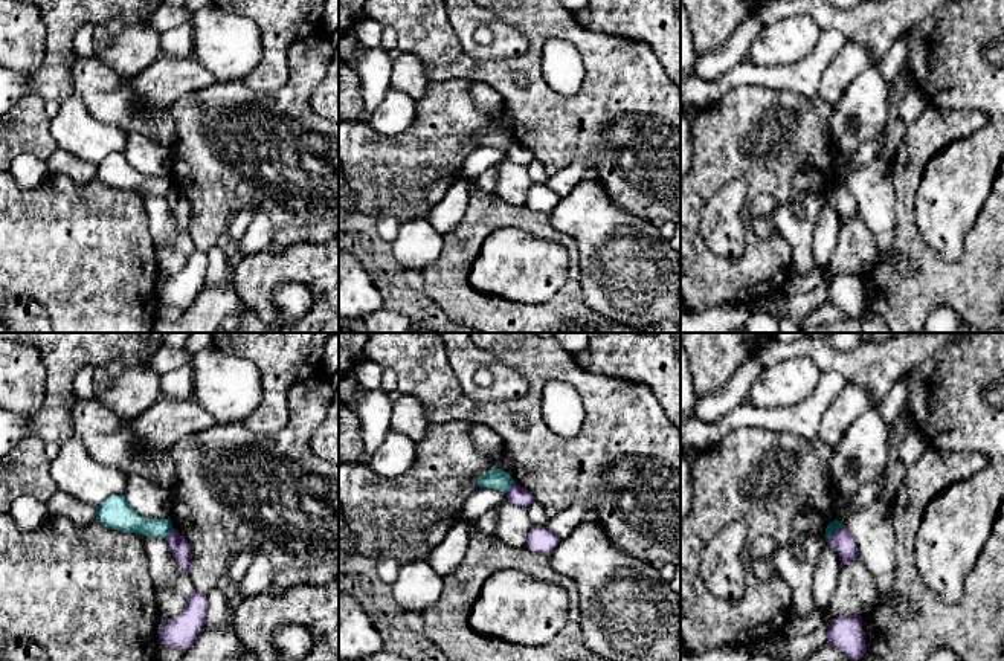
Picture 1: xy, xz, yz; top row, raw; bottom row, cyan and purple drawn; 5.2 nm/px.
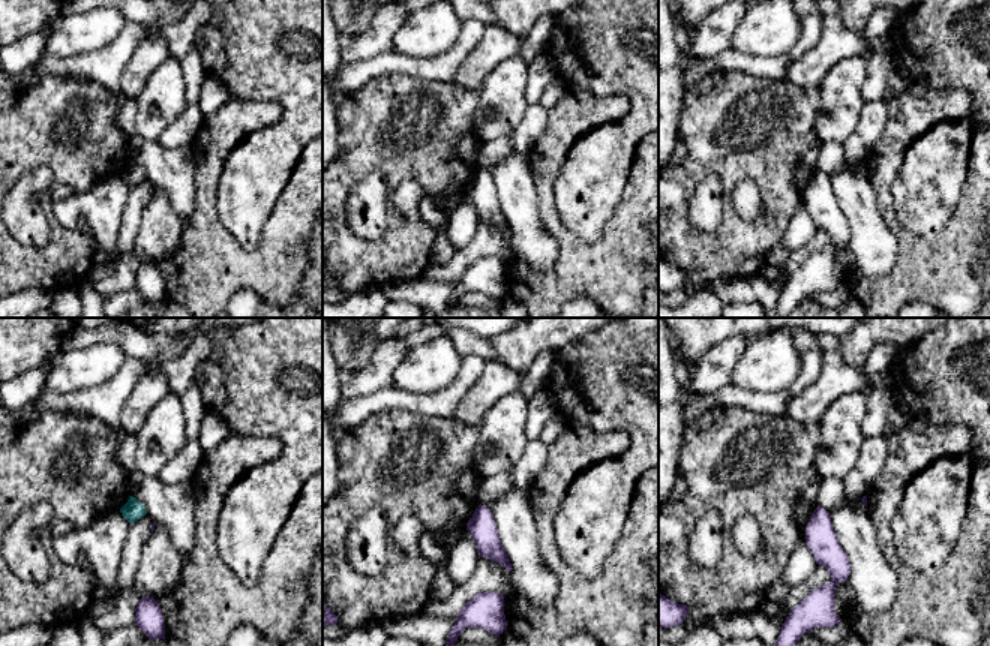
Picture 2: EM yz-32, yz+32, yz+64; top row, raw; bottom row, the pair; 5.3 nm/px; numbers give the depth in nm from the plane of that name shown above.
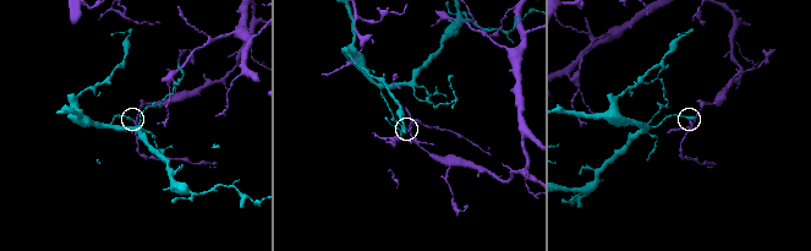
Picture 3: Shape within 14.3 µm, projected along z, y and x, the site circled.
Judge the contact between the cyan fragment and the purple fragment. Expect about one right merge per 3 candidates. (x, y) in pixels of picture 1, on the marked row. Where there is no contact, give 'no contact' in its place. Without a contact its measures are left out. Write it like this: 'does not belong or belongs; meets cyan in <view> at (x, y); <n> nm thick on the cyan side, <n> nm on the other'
does not belong; meets cyan in yz at (833, 532); 60 nm thick on the cyan side, 120 nm on the other

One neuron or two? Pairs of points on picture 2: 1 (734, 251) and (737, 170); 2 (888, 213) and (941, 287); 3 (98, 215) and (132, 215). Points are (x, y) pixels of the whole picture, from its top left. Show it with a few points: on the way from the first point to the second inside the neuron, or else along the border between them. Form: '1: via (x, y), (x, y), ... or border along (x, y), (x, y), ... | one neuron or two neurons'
1: via (734, 231), (728, 212), (728, 189) | one neuron
2: via (900, 231), (917, 257), (929, 269) | one neuron
3: border along (131, 188), (116, 249) | two neurons

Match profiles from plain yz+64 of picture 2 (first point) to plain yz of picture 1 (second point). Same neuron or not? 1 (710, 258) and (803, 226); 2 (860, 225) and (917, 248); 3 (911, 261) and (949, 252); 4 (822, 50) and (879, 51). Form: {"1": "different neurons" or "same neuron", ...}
{"1": "different neurons", "2": "different neurons", "3": "different neurons", "4": "different neurons"}

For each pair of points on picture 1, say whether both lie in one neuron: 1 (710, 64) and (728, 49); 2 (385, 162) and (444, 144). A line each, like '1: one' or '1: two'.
1: one
2: one

